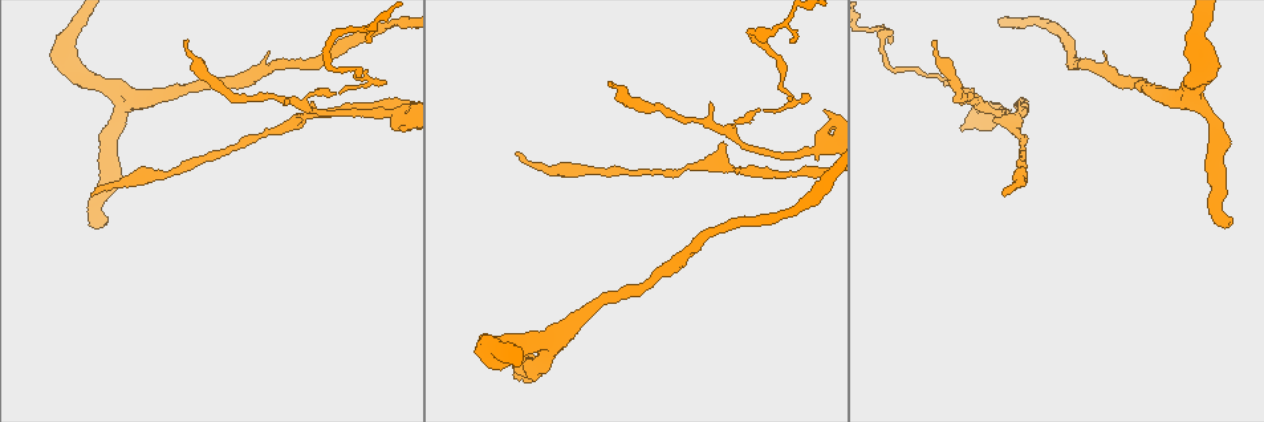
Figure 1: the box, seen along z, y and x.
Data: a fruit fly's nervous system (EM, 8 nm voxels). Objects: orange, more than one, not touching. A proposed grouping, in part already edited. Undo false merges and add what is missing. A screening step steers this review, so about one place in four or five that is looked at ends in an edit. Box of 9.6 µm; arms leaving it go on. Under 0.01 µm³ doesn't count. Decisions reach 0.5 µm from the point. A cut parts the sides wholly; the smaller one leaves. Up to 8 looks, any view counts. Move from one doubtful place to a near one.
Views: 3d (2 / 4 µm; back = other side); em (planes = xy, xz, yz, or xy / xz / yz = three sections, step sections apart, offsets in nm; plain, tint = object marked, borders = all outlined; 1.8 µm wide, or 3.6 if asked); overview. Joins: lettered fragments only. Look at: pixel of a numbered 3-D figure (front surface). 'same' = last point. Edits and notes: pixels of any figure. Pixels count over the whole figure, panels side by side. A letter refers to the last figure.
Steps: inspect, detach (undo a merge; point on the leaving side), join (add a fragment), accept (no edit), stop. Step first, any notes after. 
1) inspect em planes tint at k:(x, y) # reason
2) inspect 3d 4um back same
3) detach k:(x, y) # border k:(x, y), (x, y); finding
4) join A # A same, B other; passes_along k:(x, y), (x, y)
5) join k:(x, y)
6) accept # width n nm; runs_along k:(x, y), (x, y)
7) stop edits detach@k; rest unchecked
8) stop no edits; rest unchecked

inspect 3d 2um at 1:(1013, 123) # thick turns thin

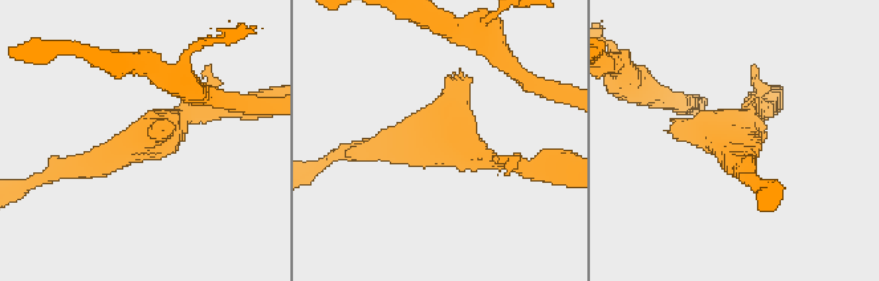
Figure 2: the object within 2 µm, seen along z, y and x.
inspect em 3.6um xz step 8 tint at 2:(449, 137)

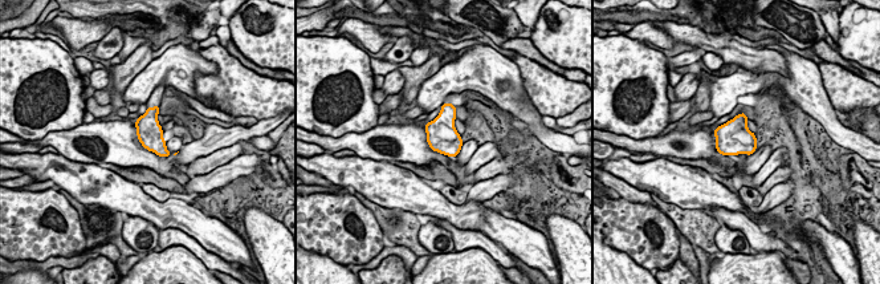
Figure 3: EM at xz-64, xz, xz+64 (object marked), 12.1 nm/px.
inspect em 3.6um planes borders same # cut it another way

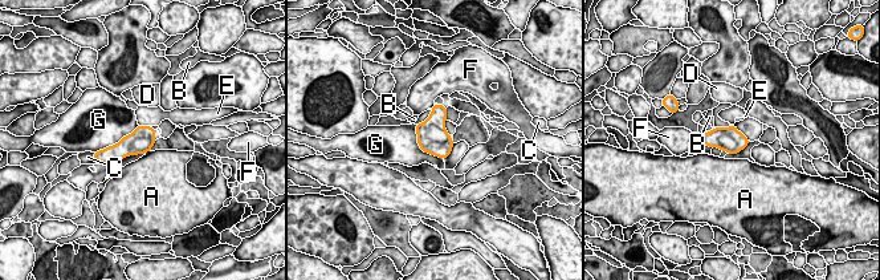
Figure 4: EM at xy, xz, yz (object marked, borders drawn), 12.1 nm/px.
accept # width 300 nm; A other, B other, C other, D other, E other, F other, G other; border 4:(415, 125), (418, 145), (443, 159); continuous, no second cell

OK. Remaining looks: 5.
inspect 3d 2um at 1:(609, 81) # branch stops here

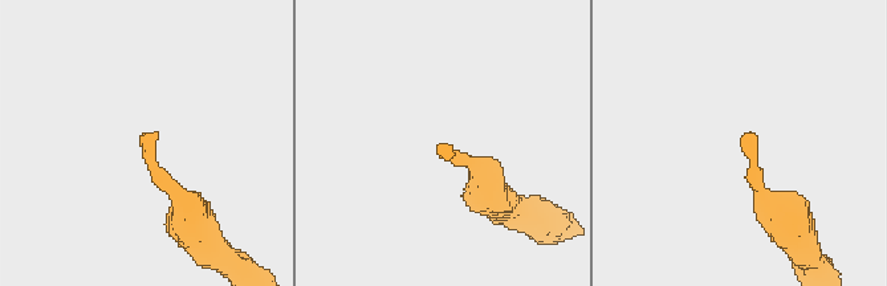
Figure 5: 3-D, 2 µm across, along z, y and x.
inspect em xz step 8 tint at 5:(157, 134)

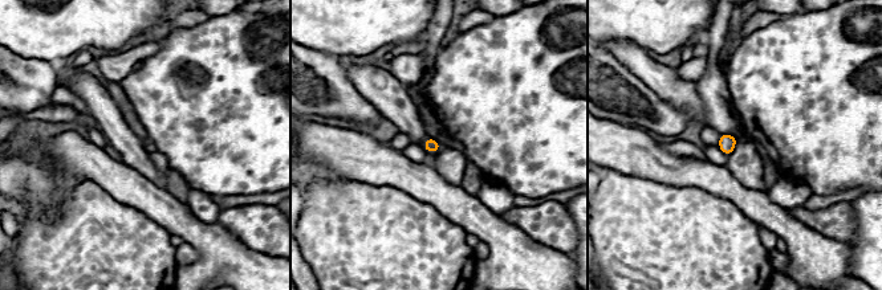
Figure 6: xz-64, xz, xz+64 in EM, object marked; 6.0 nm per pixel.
inspect em planes borders same

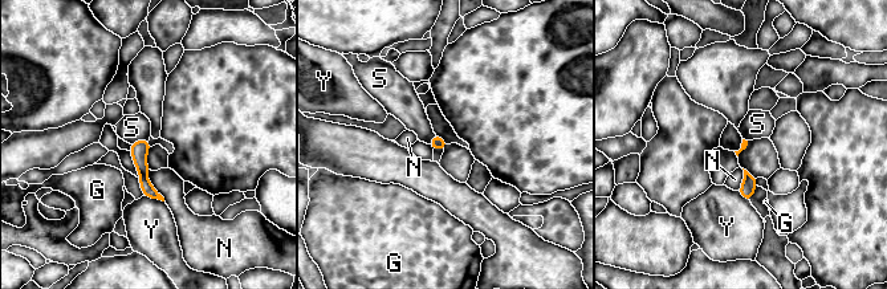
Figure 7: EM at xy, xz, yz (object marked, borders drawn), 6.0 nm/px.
accept # G other, N other, S other, Y other; border 7:(149, 138), (130, 143); no lettered fragment goes on from it

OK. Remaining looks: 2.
inspect em planes borders at 1:(961, 128) # an open end

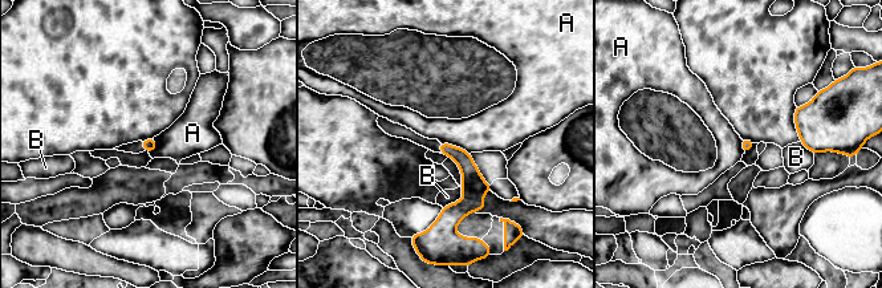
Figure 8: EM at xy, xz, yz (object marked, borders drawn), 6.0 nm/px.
accept # A other, B other; runs_along 8:(442, 145), (467, 166), (470, 198), (439, 224); no lettered fragment goes on from it

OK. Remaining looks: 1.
stop no edits; rest unchecked

